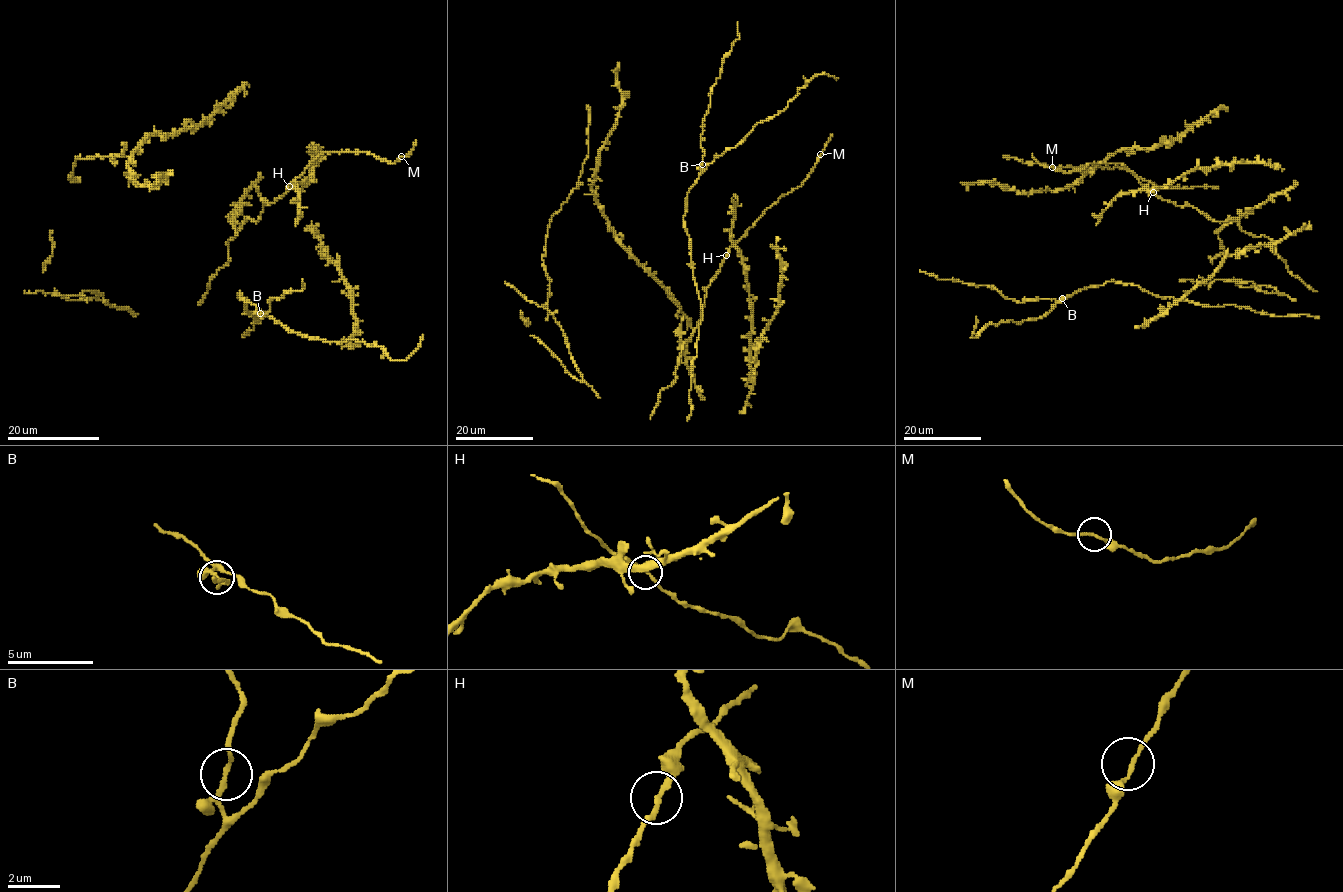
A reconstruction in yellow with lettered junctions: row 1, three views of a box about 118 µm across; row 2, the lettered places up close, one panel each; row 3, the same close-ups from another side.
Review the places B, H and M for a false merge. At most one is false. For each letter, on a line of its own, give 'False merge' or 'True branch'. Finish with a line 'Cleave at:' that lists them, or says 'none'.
B: True branch
H: True branch
M: True branch
Cleave at: none

